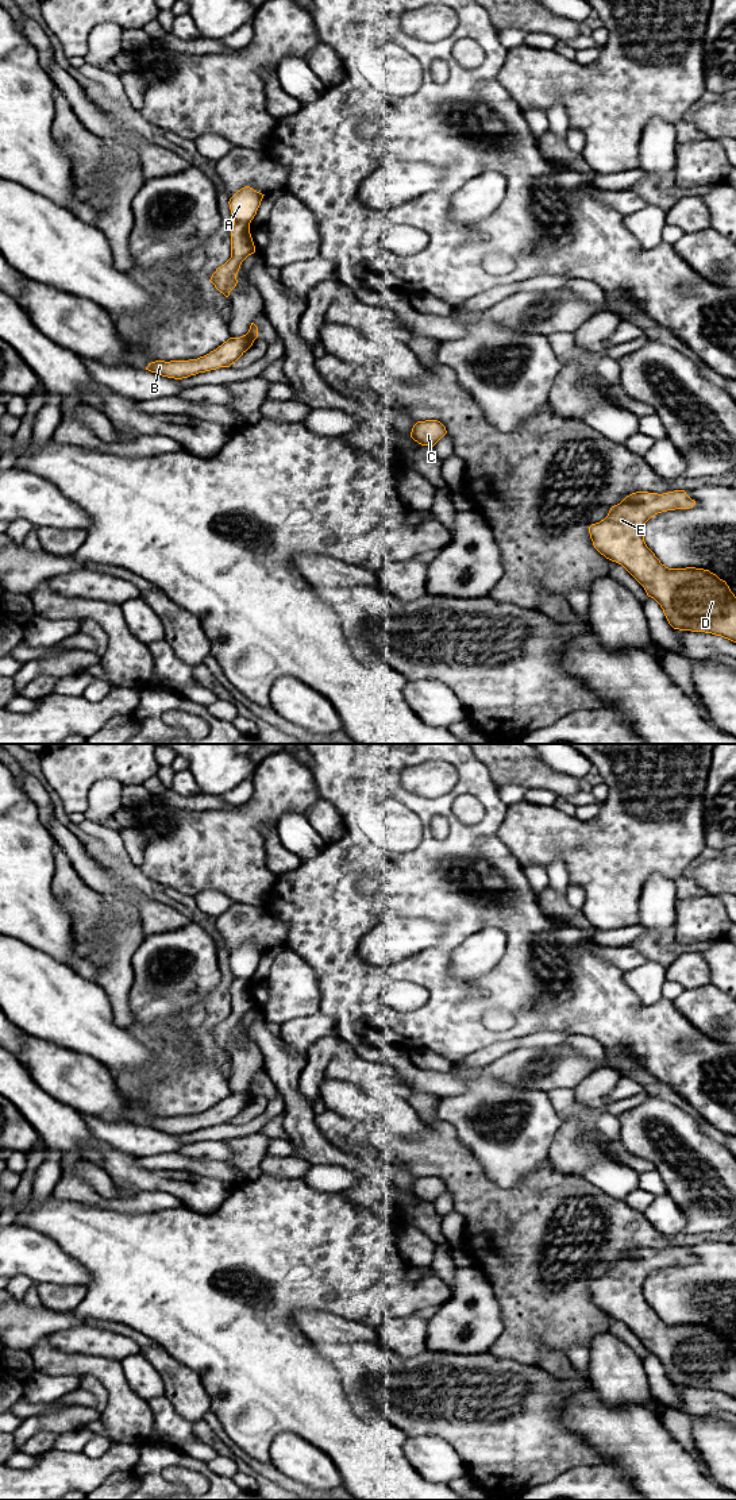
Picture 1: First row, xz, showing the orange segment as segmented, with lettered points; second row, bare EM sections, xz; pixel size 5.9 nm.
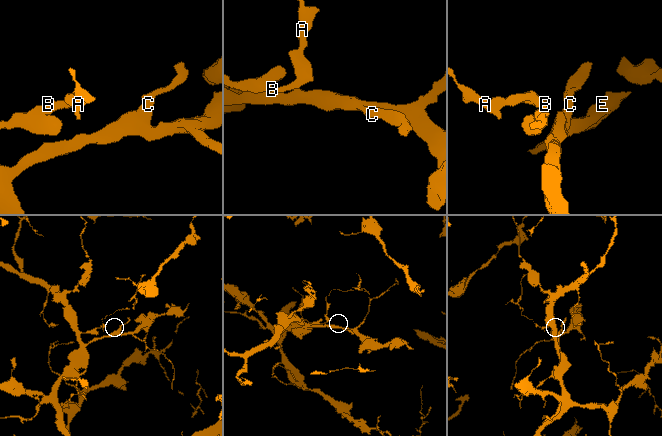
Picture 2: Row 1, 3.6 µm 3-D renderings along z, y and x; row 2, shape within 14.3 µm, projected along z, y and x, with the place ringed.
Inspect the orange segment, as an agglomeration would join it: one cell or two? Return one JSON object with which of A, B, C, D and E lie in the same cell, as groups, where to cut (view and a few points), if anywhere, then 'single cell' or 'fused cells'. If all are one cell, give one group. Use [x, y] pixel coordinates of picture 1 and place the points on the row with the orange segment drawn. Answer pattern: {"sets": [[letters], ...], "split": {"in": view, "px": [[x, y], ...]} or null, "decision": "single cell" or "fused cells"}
{"sets": [["A"], ["B", "C", "D", "E"]], "split": {"in": "xz", "px": [[249, 223], [234, 224]]}, "decision": "fused cells"}

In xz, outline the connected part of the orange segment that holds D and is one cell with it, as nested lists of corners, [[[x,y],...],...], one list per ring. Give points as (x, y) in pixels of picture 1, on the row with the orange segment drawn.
[[[685,490],[663,494],[636,491],[610,508],[608,516],[589,527],[594,548],[606,559],[621,564],[654,598],[674,629],[705,632],[736,643],[736,597],[725,581],[709,570],[668,568],[660,563],[644,541],[644,525],[658,513],[690,509],[695,505]]]

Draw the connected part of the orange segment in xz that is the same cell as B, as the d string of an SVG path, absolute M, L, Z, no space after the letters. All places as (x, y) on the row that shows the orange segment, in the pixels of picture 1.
M251 323L246 335L240 338L230 338L216 350L204 356L189 360L155 360L149 363L146 370L162 377L182 379L199 373L216 370L219 367L230 367L253 346L257 338L258 327Z

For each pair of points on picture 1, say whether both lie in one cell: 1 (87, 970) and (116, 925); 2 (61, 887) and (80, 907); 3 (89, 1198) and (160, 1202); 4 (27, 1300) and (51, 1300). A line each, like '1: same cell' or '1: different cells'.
1: different cells
2: same cell
3: same cell
4: different cells

